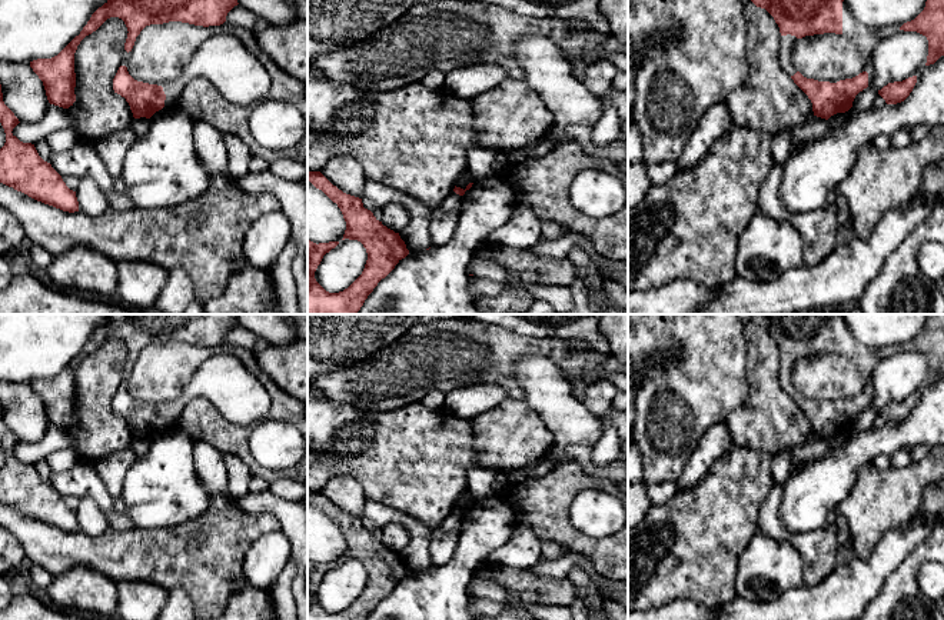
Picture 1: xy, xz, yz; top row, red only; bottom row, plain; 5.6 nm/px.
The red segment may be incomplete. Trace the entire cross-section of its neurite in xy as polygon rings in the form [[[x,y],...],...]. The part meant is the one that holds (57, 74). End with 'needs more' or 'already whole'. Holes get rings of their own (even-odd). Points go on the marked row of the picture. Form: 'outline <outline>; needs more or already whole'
outline [[[107,0],[99,7],[57,56],[30,61],[43,81],[50,104],[69,109],[76,101],[74,53],[80,41],[96,31],[107,19],[119,17],[127,27],[124,50],[132,51],[136,37],[150,24],[182,21],[195,26],[220,26],[237,0]]]; already whole

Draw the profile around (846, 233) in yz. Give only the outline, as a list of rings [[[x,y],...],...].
[[[837,211],[837,243],[851,243],[857,239],[854,229],[850,226],[850,213],[848,211]]]

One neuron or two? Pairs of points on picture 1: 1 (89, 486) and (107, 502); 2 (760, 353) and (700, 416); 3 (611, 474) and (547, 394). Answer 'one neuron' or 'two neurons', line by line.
1: one neuron
2: two neurons
3: one neuron

